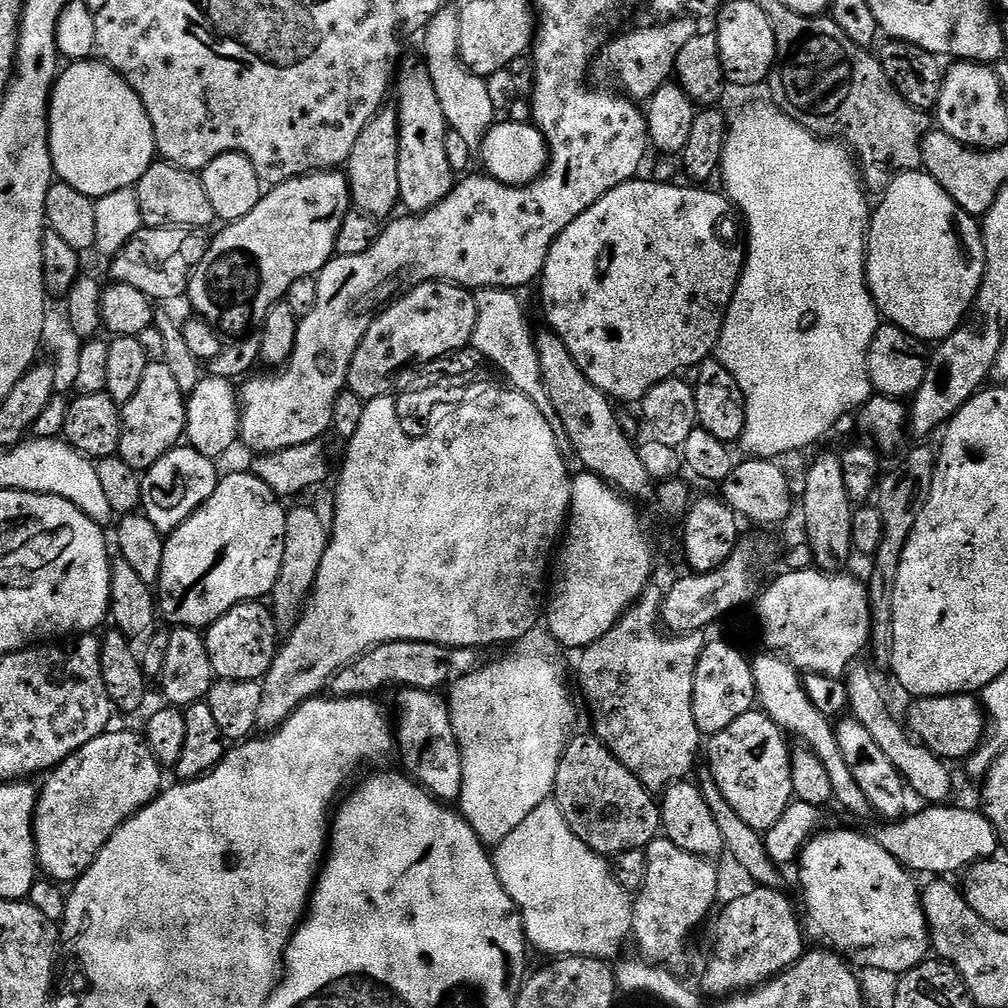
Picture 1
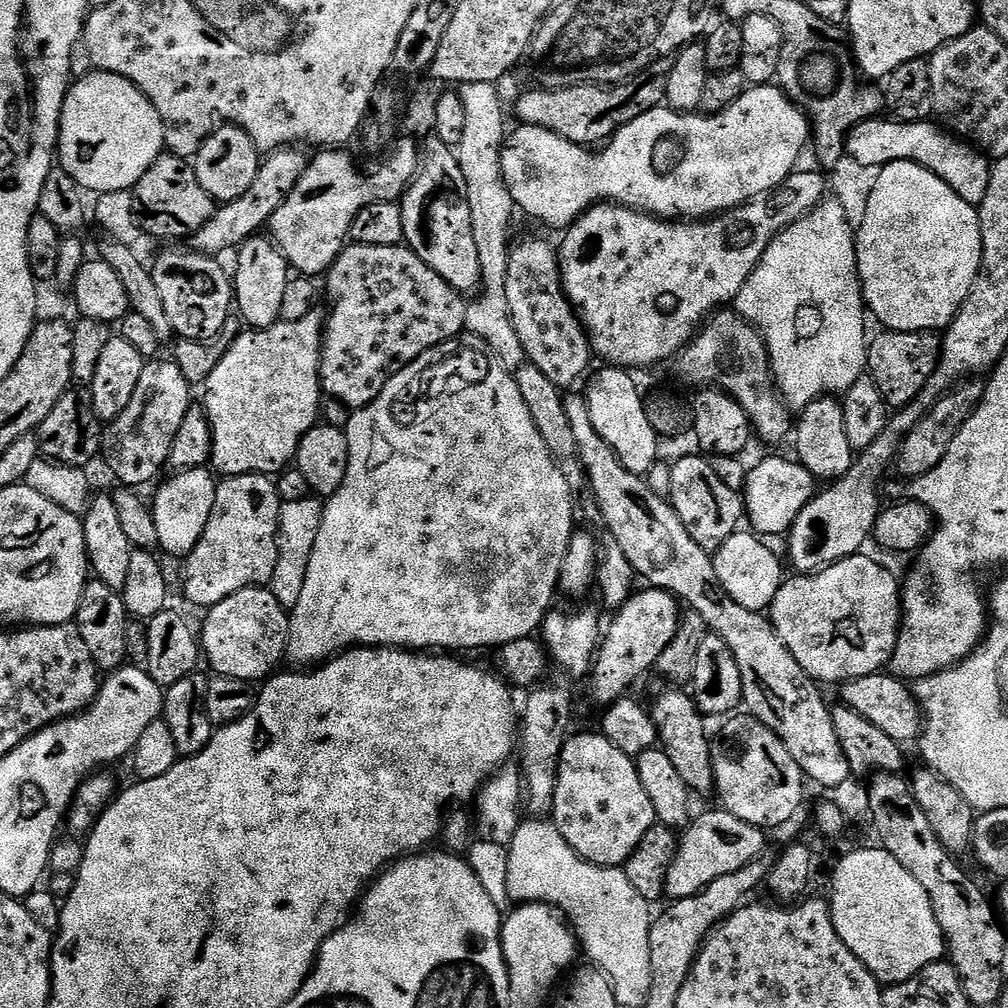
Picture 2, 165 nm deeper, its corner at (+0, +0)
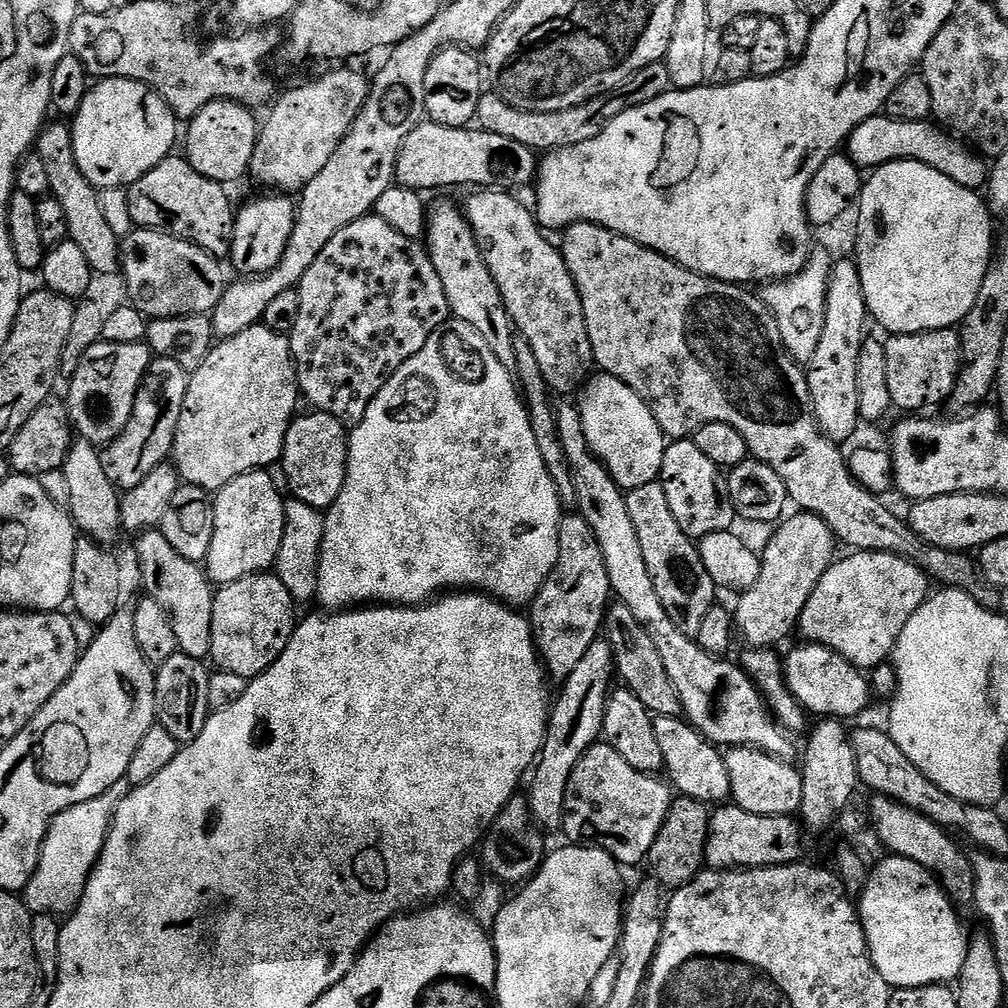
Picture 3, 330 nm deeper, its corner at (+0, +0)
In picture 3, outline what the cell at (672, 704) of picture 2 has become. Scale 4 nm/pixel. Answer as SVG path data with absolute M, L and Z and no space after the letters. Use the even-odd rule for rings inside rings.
M619 602L613 603L604 613L603 639L608 641L613 652L615 675L621 676L623 687L628 688L646 706L648 711L662 716L680 716L682 709L678 690L666 674L666 666L662 666L662 654L658 654L658 646L650 642L650 634L638 626L638 618L630 614L630 610Z

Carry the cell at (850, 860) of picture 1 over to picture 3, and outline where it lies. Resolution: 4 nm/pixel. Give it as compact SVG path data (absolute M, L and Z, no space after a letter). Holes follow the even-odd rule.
M891 854L885 855L870 873L868 885L858 897L860 925L864 927L870 958L888 987L895 990L931 984L951 985L959 981L964 972L970 936L964 933L964 924L956 917L957 909L940 881L918 862Z

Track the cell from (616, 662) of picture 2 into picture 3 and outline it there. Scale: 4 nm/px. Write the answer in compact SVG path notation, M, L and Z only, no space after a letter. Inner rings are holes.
M597 638L589 650L586 650L582 661L575 666L573 673L562 682L558 700L556 702L555 699L549 711L543 746L530 772L532 785L526 789L528 809L543 829L559 829L563 825L566 786L569 784L570 774L585 750L597 743L603 733L604 710L612 686L610 678L613 679L614 673L613 652L608 641Z

